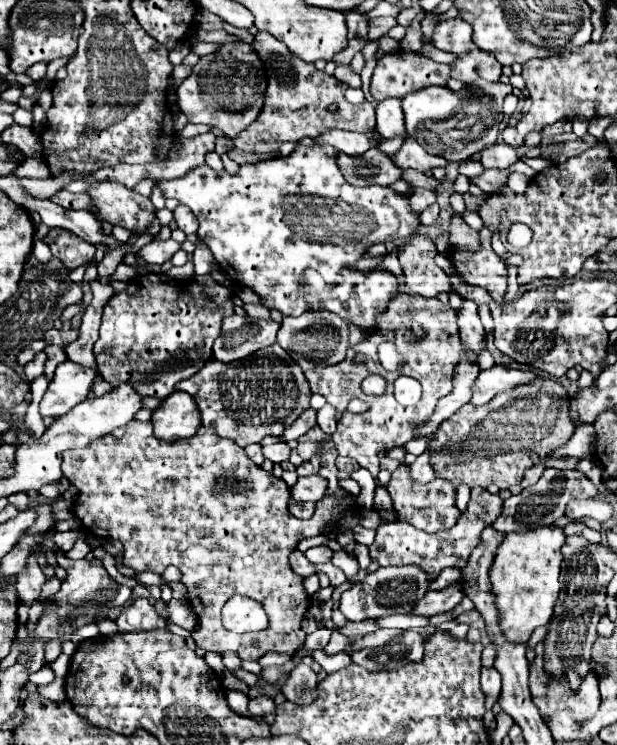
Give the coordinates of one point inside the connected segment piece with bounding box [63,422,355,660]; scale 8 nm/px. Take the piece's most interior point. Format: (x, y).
(169, 502)

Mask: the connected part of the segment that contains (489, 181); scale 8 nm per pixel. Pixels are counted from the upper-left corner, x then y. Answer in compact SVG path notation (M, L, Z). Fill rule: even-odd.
M491 168L491 170L483 170L483 174L471 178L469 182L479 186L485 194L491 194L491 192L497 192L499 188L505 186L507 182L507 176L509 172L507 170L499 170L499 168Z

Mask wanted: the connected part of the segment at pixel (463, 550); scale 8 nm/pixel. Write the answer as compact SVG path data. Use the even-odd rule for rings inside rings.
M475 486L475 488L471 488L467 509L461 513L459 522L451 530L441 530L441 532L429 534L429 532L417 530L411 524L401 522L401 520L395 520L395 522L389 522L389 524L381 524L377 528L375 542L369 548L371 560L377 562L379 566L415 564L423 572L429 574L429 580L435 580L443 568L463 568L467 564L469 554L481 542L483 526L493 524L501 515L502 510L503 500L499 496L489 494L481 486Z

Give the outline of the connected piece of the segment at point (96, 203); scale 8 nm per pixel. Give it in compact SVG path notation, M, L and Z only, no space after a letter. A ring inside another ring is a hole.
M93 182L87 194L91 196L93 216L97 222L109 222L111 226L143 232L155 218L155 206L151 200L123 184Z

